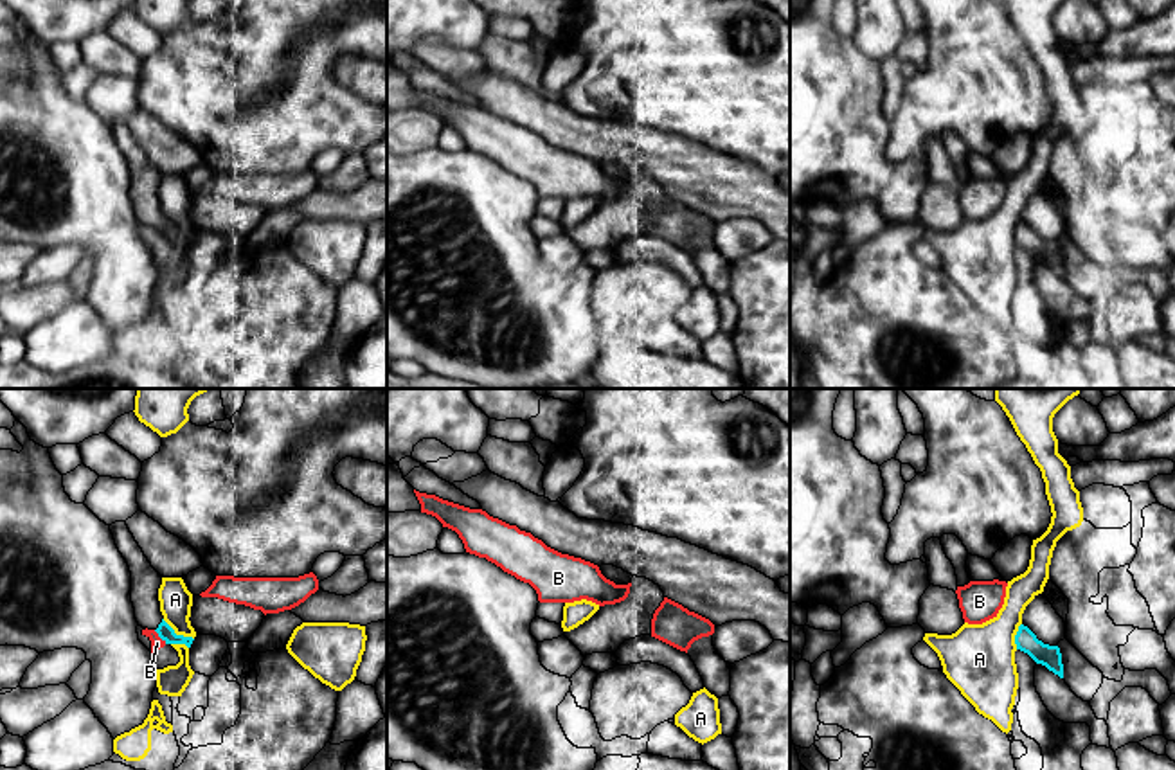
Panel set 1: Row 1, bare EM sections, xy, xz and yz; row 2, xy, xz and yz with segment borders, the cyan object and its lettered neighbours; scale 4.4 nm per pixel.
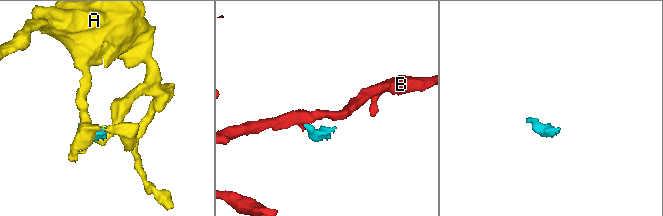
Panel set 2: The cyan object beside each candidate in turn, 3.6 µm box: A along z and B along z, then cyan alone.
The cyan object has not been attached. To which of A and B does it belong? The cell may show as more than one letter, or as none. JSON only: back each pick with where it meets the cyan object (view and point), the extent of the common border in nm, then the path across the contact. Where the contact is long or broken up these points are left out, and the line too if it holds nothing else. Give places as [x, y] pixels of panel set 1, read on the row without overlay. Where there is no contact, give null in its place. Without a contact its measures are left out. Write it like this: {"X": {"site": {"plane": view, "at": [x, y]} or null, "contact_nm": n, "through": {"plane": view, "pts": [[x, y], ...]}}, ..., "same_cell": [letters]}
{"same_cell": []}

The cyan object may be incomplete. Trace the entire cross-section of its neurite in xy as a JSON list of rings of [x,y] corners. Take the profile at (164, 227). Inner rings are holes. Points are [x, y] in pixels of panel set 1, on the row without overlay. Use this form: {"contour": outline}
{"contour": [[[126,119],[112,121],[110,128],[131,169],[131,200],[139,223],[155,227],[166,241],[185,241],[191,245],[194,236],[176,232],[175,227],[164,218],[158,198],[162,173],[148,158]]]}

